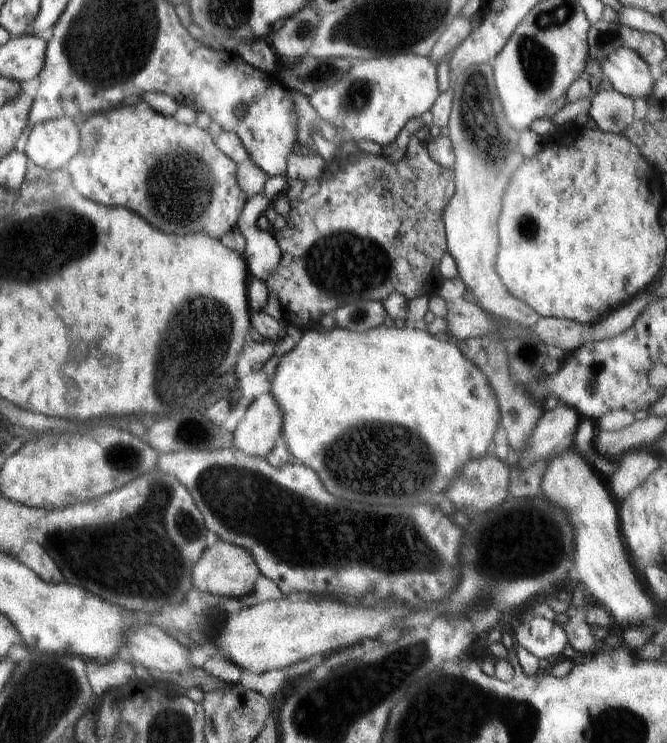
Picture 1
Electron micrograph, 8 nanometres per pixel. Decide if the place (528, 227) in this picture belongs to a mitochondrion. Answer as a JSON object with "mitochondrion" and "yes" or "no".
{"mitochondrion":"yes"}

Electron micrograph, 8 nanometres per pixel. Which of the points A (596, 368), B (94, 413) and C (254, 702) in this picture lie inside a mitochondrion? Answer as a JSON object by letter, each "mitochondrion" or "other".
{"A":"other","B":"other","C":"other"}

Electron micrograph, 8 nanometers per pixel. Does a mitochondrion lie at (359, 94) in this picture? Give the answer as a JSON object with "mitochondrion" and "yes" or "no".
{"mitochondrion":"yes"}

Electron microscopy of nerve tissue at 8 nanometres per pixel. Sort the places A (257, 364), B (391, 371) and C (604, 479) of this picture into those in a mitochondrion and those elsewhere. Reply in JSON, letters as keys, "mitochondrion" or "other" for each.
{"A":"other","B":"other","C":"other"}

